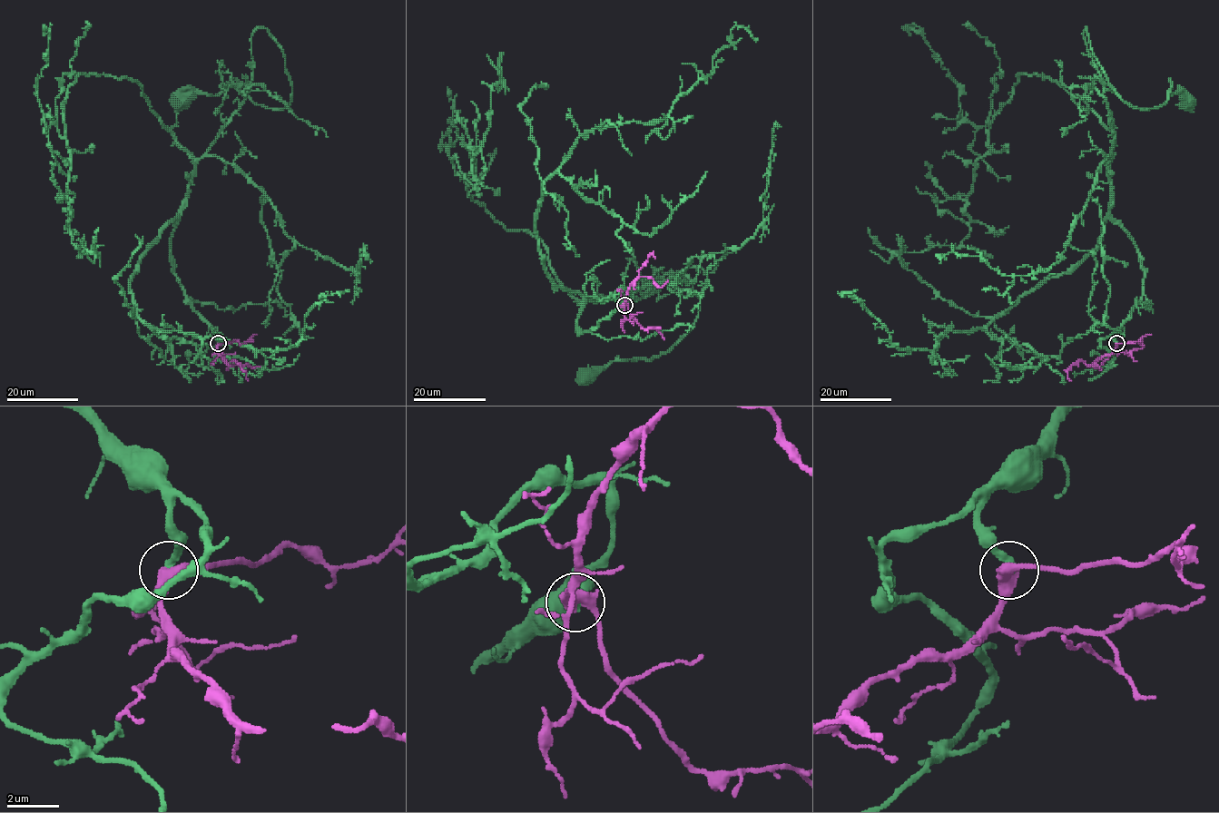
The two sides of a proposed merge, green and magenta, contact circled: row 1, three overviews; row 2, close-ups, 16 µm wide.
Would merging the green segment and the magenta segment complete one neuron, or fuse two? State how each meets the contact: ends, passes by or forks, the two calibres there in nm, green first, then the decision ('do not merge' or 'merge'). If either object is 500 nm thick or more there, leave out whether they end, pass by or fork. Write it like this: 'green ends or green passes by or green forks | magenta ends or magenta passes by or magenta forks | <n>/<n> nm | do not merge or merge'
green ends | magenta passes by | 320/480 nm | merge

